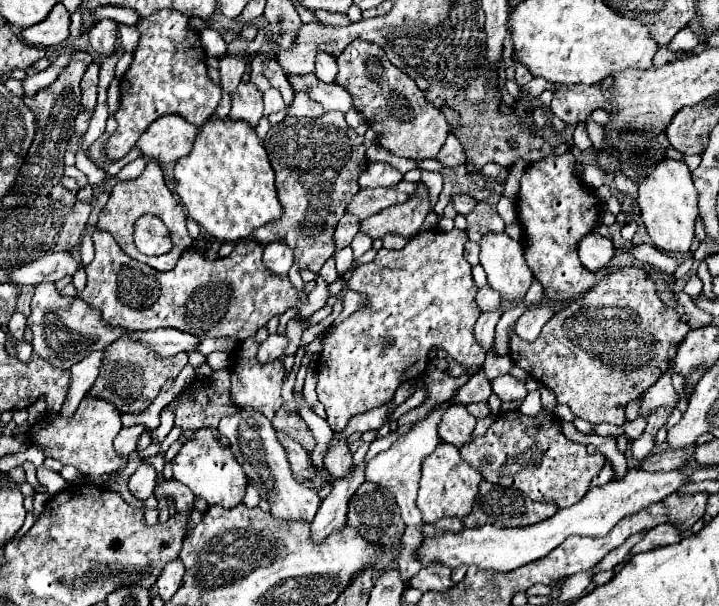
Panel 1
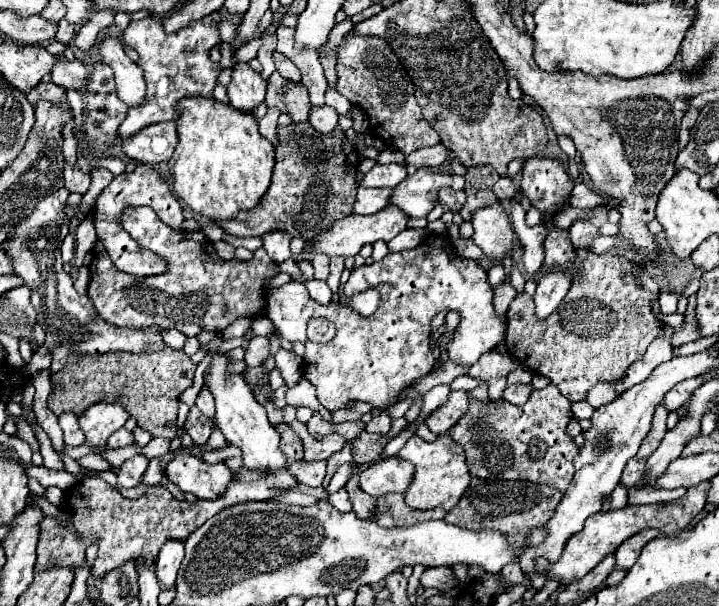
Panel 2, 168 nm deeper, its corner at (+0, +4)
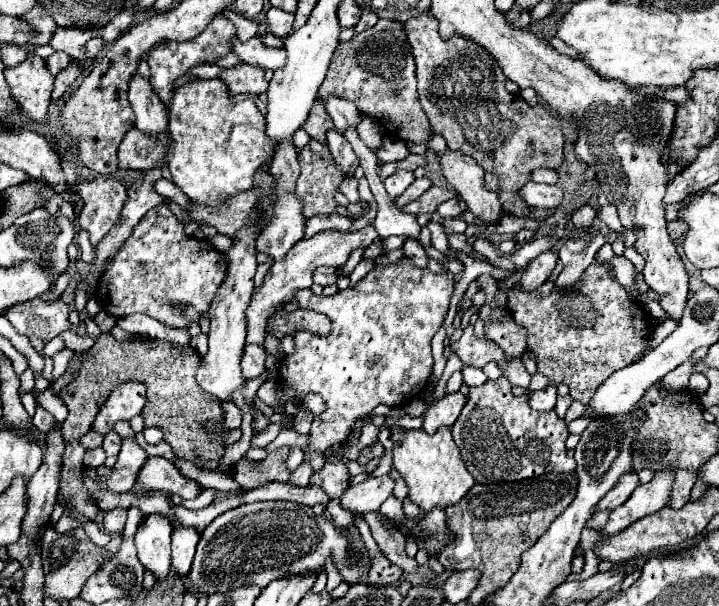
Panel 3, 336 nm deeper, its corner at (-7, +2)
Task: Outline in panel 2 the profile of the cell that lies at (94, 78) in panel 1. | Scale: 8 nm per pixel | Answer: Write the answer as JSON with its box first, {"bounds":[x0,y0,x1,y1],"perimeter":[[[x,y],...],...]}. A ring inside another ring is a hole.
{"bounds":[51,57,89,91],"perimeter":[[[61,57],[55,59],[55,65],[51,69],[51,81],[53,83],[63,85],[65,89],[83,91],[87,79],[89,79],[87,65],[83,65],[79,61],[67,61],[67,59],[61,59]]]}

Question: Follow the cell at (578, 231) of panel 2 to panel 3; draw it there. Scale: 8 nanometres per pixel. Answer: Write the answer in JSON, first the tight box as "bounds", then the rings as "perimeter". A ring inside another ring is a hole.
{"bounds":[572,205,596,229],"perimeter":[[[584,205],[572,213],[572,223],[578,229],[590,229],[594,225],[594,219],[596,219],[596,211],[588,205]]]}

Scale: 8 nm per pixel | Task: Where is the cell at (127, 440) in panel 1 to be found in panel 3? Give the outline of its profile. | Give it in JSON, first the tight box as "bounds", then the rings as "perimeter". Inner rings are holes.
{"bounds":[102,431,122,455],"perimeter":[[[110,431],[110,433],[104,437],[104,443],[102,443],[106,455],[118,455],[120,445],[122,445],[122,437],[120,437],[118,433],[114,433],[114,431]]]}

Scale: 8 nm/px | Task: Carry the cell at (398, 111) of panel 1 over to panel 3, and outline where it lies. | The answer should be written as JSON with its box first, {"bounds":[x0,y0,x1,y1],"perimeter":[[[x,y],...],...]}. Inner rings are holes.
{"bounds":[318,19,432,147],"perimeter":[[[378,19],[374,27],[354,35],[346,43],[338,43],[330,61],[328,75],[320,85],[318,97],[324,99],[324,95],[328,93],[340,95],[342,99],[356,103],[360,113],[374,117],[386,129],[386,135],[392,135],[406,143],[420,143],[428,147],[432,131],[428,117],[418,103],[414,69],[416,65],[402,23]]]}

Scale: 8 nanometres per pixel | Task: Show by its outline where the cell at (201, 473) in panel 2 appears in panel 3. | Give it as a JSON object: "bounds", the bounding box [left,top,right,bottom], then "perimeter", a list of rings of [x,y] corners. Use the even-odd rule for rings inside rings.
{"bounds":[136,457,204,499],"perimeter":[[[150,457],[148,463],[144,463],[144,467],[140,469],[136,491],[162,491],[180,495],[182,499],[196,499],[204,491],[204,487],[198,481],[184,477],[172,465],[172,461],[164,457]]]}

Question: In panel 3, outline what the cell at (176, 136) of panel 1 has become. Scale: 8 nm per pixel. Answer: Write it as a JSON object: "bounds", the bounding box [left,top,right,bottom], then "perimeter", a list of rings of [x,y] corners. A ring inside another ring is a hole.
{"bounds":[118,129,172,171],"perimeter":[[[130,129],[120,143],[118,161],[120,169],[142,169],[148,171],[152,167],[164,165],[168,159],[168,149],[172,145],[172,137],[168,131],[158,135],[148,135],[140,129]]]}

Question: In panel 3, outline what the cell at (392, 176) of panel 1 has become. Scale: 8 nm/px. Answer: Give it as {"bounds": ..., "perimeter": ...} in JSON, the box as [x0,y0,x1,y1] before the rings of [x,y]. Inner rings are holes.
{"bounds":[384,171,414,199],"perimeter":[[[396,171],[396,173],[392,173],[390,177],[384,179],[384,187],[386,187],[388,195],[394,199],[396,195],[402,195],[412,181],[414,181],[414,173],[410,173],[410,171]]]}

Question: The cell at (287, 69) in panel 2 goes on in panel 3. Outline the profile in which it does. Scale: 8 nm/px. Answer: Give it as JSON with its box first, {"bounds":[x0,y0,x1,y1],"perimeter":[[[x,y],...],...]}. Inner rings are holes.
{"bounds":[232,37,286,69],"perimeter":[[[252,37],[246,43],[240,43],[238,39],[232,41],[232,51],[240,57],[240,61],[246,61],[248,65],[260,67],[260,69],[282,69],[286,63],[286,49],[272,49],[264,47],[260,39]]]}

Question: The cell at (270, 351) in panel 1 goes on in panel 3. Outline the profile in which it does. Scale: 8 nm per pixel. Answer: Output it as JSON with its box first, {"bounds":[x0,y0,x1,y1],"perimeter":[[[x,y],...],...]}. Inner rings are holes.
{"bounds":[242,345,266,379],"perimeter":[[[246,345],[244,347],[244,359],[242,359],[242,371],[246,379],[254,379],[260,377],[266,367],[266,349],[260,345]]]}

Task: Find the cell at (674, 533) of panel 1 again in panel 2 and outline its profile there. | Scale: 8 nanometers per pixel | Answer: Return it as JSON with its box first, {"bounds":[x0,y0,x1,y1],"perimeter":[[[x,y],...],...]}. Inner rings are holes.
{"bounds":[615,529,659,571],"perimeter":[[[643,529],[641,533],[629,537],[617,551],[615,551],[615,569],[623,569],[629,571],[633,567],[633,563],[637,561],[641,549],[659,535],[657,529]]]}

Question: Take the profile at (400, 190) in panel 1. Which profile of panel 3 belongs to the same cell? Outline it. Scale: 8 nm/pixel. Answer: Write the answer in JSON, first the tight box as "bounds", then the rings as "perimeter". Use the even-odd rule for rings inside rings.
{"bounds":[436,199,460,219],"perimeter":[[[450,199],[450,201],[444,201],[442,205],[438,205],[438,211],[436,211],[438,217],[446,219],[446,217],[456,217],[460,215],[460,207],[458,207],[458,199]]]}

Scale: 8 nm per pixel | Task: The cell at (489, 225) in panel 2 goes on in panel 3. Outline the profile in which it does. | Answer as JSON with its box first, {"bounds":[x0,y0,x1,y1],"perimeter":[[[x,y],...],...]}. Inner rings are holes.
{"bounds":[440,149,504,225],"perimeter":[[[446,149],[444,155],[440,157],[440,165],[442,165],[444,177],[466,201],[468,211],[476,219],[488,225],[494,225],[502,219],[504,215],[502,203],[496,193],[484,187],[484,179],[482,179],[484,169],[480,169],[480,165],[472,157],[462,155],[460,151]]]}

